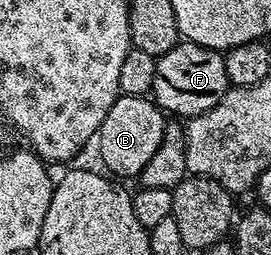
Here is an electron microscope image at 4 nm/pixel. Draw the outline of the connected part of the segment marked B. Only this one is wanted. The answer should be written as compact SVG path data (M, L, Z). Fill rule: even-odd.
M121 94L115 104L111 104L111 112L107 112L95 139L95 147L101 153L101 162L106 166L104 169L118 179L136 179L143 168L147 168L147 160L155 156L159 144L165 139L166 125L166 115L152 97Z

